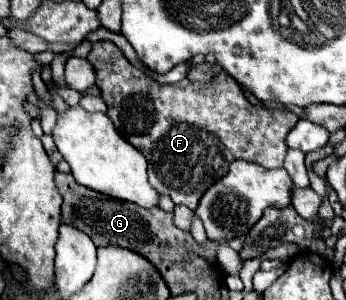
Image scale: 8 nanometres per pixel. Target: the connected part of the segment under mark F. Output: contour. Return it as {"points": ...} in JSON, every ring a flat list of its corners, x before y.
{"points":[[107,40,95,42,91,46,91,52,87,54,87,60,91,60,91,66,95,70,95,84,101,88,109,120,125,140,129,140,145,154,149,162,151,186,159,194,169,196,175,204,183,204,195,210,205,190,211,188,211,184,215,184,219,178,223,178,229,170,229,164,235,160,257,162,265,168,283,166,287,154,285,136,297,124,297,114,289,110,269,110,261,106,257,108,245,98,239,84,233,84,233,80,227,78,227,72,219,72,219,76,213,76,209,82,203,84,189,80,181,80,177,84,159,84,147,78,145,72,135,68,123,56,123,52]]}

